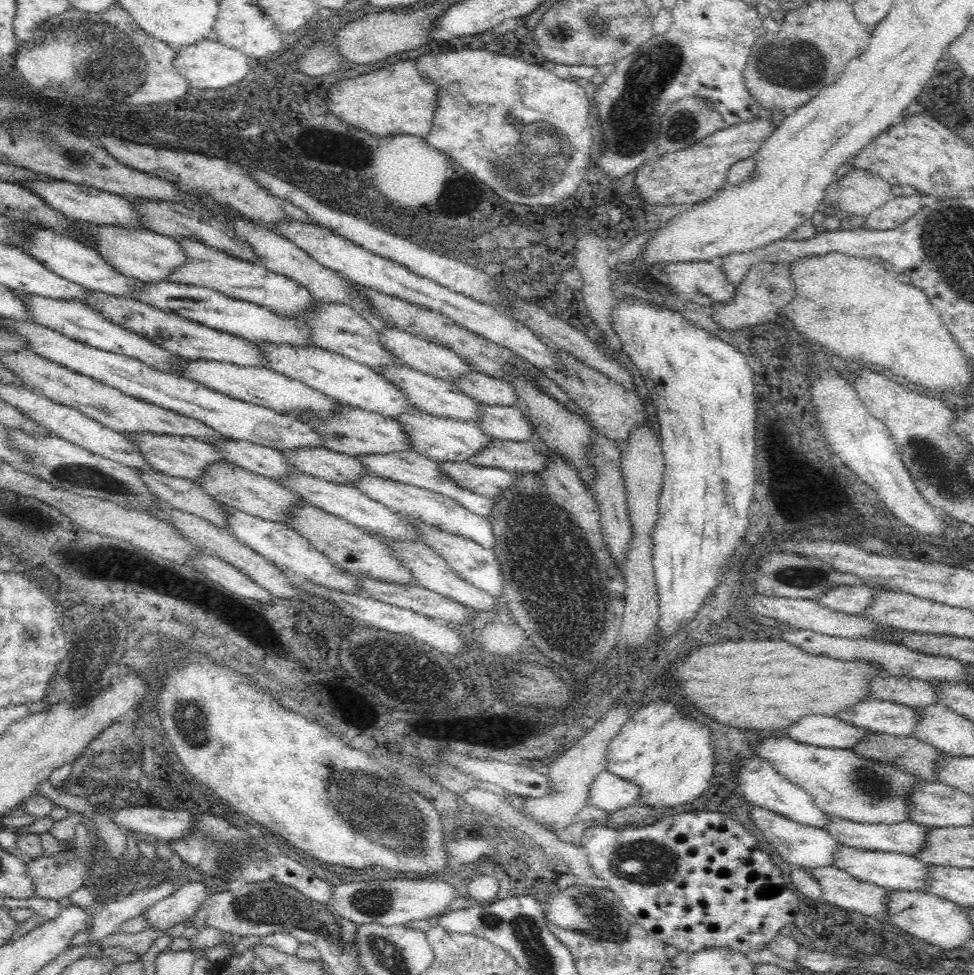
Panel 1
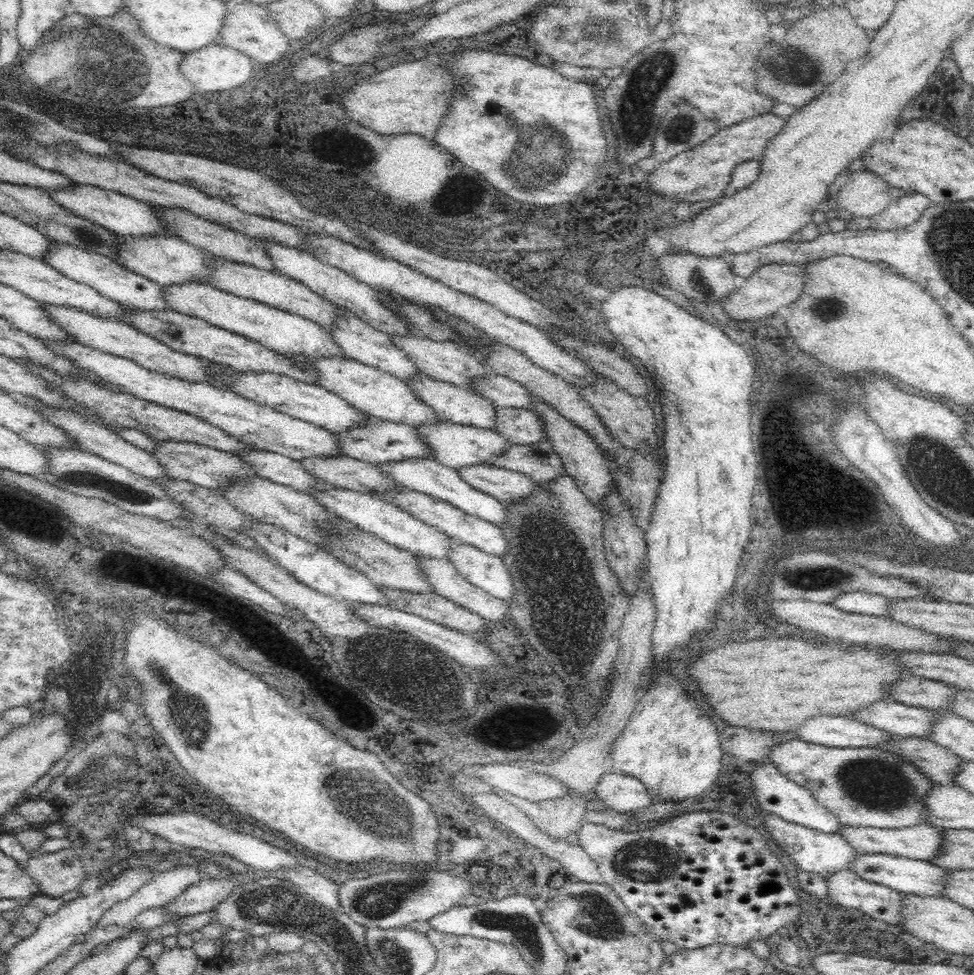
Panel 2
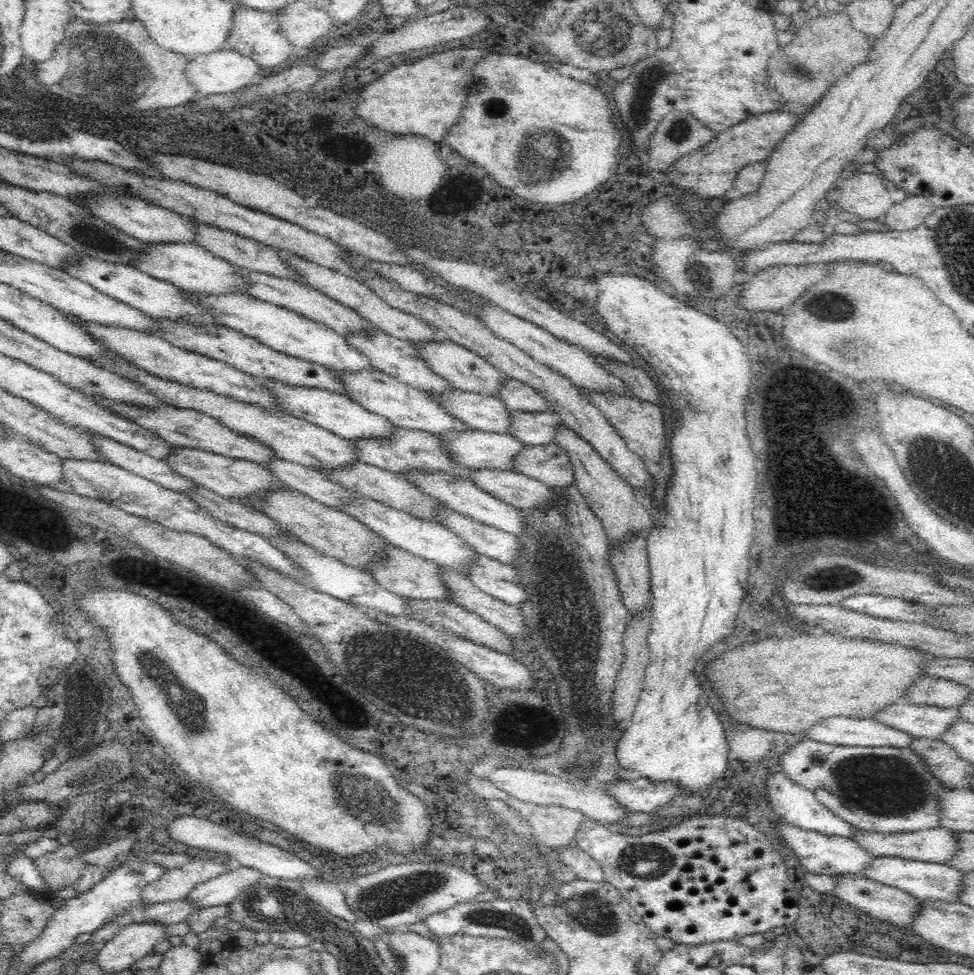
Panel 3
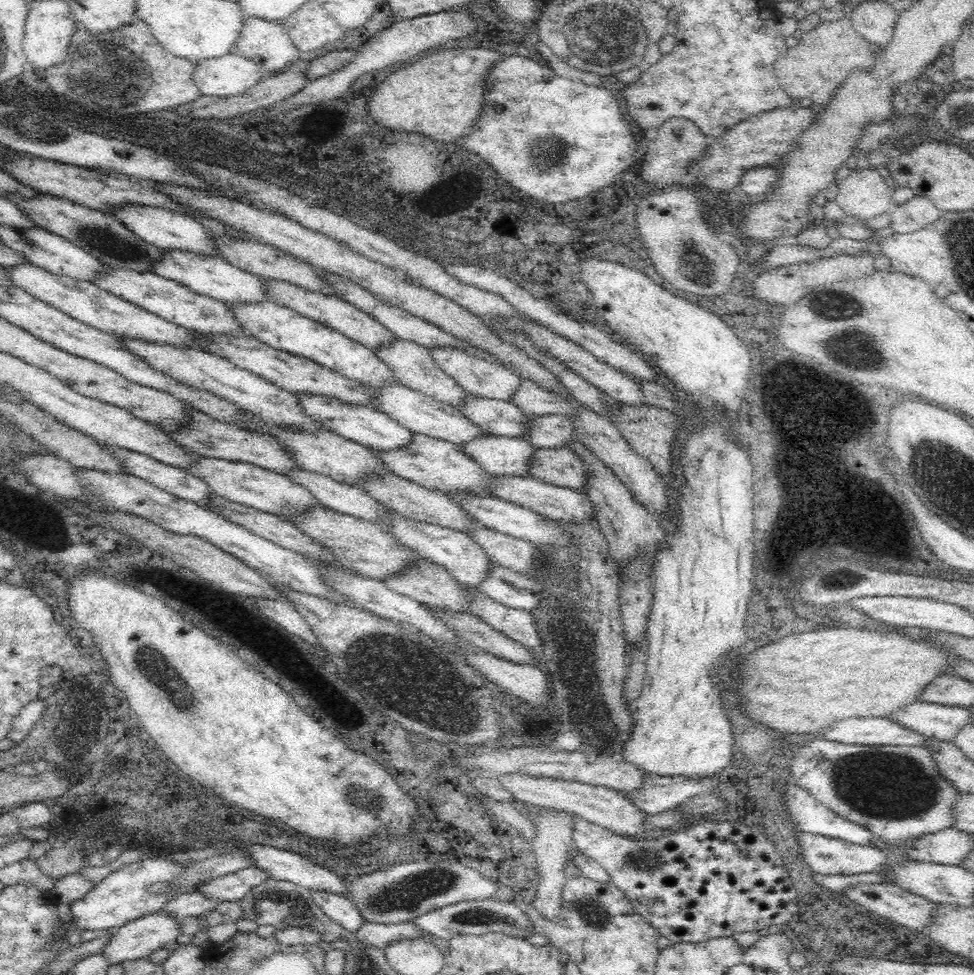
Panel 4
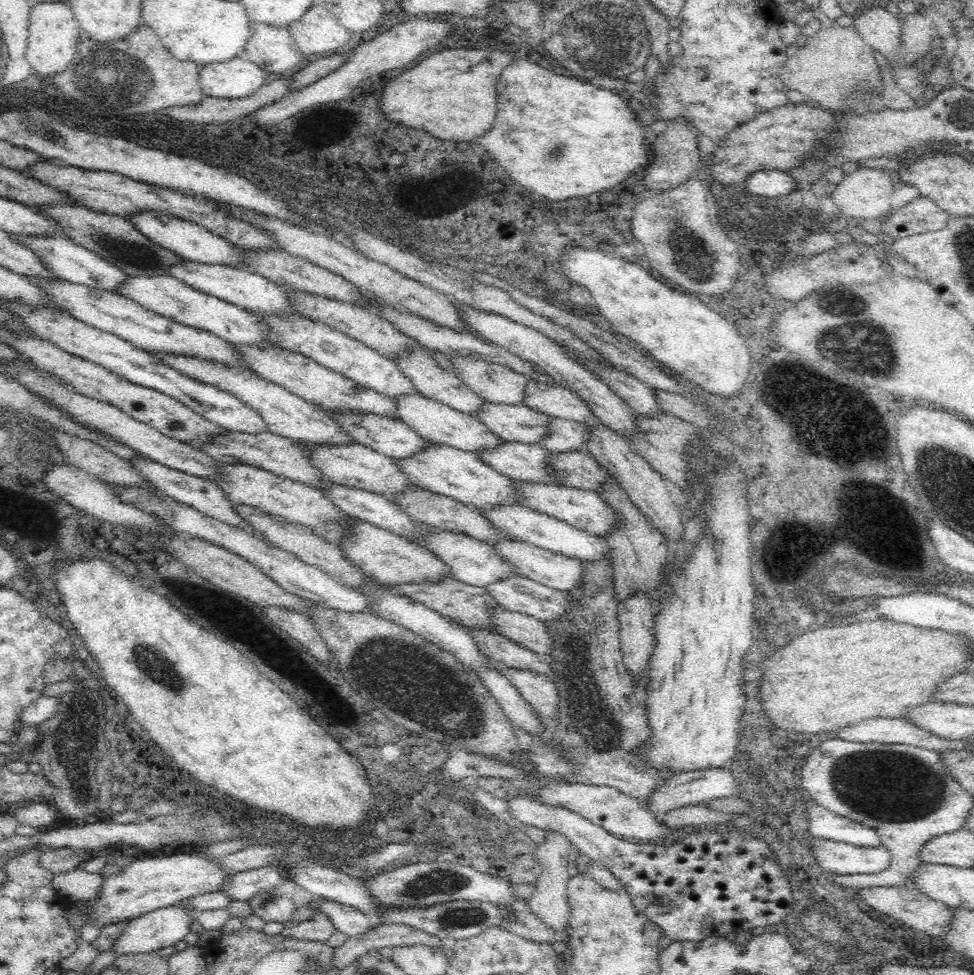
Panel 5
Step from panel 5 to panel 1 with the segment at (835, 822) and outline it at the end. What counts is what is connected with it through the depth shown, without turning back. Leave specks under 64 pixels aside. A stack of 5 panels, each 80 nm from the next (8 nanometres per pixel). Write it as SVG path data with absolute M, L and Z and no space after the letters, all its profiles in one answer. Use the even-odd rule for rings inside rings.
M759 756L746 758L742 762L742 766L738 768L738 776L735 778L735 781L738 791L744 795L746 801L752 806L770 810L794 822L814 826L819 829L825 829L827 822L832 818L830 814L824 813L822 809L814 805L814 800L806 790L792 784L790 780L780 775L768 760Z

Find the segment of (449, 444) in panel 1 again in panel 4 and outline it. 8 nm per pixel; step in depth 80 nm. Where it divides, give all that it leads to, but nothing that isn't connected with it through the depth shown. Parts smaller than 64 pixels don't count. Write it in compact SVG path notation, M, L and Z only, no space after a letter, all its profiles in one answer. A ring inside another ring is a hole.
M488 435L487 437L478 437L466 444L463 444L463 451L474 462L477 462L484 470L492 475L518 475L521 477L530 477L531 462L535 457L537 447L528 441L519 438L506 438Z

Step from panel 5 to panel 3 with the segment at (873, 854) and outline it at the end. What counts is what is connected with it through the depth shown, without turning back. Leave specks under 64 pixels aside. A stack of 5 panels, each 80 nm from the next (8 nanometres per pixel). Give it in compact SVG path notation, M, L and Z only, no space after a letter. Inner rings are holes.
M782 822L781 834L789 843L792 852L798 857L807 872L827 876L844 876L846 874L861 874L871 865L871 860L878 856L868 854L854 839L820 834L814 831L802 830L800 827Z

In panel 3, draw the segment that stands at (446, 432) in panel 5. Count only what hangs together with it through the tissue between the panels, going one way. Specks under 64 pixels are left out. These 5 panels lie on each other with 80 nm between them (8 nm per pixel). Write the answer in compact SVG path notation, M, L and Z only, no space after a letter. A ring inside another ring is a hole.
M378 369L338 375L343 380L347 394L353 401L358 402L374 414L384 416L390 423L394 424L394 427L426 432L436 436L446 432L464 433L469 430L462 421L454 417L454 414L450 414L439 402L430 398L426 391L404 384L392 375Z

